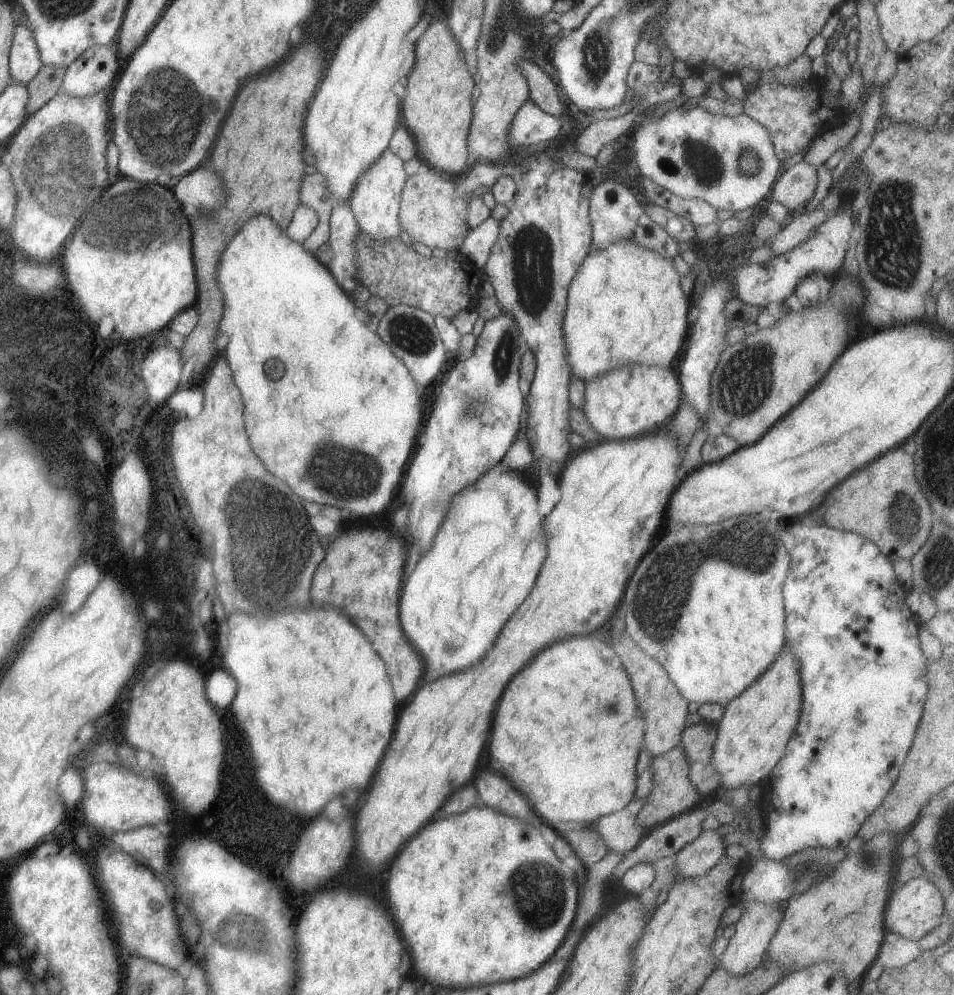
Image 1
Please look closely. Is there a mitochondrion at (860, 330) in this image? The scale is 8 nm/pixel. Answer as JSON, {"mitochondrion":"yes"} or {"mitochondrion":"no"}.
{"mitochondrion":"no"}

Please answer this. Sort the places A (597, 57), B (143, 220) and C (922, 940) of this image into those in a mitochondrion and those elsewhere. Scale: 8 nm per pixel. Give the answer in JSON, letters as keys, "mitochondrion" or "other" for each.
{"A":"mitochondrion","B":"mitochondrion","C":"other"}

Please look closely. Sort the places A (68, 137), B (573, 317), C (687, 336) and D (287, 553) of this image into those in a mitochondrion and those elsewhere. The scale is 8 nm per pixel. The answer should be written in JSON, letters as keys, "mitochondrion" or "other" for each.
{"A":"mitochondrion","B":"other","C":"other","D":"mitochondrion"}

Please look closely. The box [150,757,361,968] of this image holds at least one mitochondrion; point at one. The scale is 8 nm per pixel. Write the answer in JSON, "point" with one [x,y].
{"point":[271,953]}

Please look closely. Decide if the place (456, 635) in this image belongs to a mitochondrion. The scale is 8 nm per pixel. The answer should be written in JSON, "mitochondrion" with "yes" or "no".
{"mitochondrion":"yes"}

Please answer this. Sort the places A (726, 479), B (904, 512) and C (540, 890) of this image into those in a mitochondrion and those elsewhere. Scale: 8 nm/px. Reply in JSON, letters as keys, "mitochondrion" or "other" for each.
{"A":"other","B":"mitochondrion","C":"mitochondrion"}

